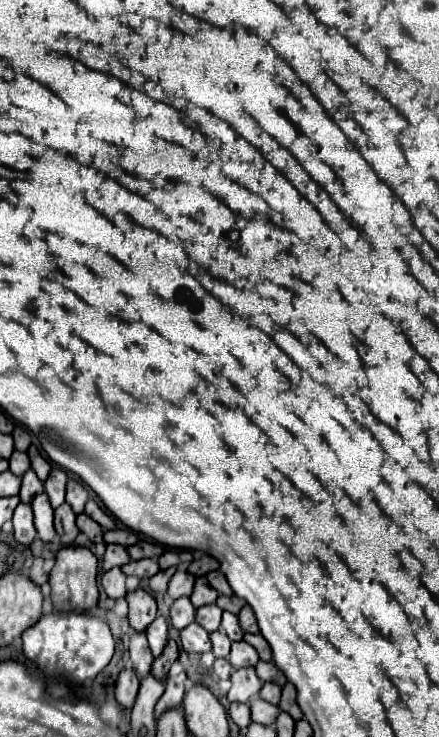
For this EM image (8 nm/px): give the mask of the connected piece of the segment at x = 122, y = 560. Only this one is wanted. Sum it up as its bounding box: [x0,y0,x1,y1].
[102,545,130,571]

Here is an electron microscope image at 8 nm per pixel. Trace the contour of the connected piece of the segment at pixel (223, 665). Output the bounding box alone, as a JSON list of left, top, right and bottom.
[214,659,232,679]

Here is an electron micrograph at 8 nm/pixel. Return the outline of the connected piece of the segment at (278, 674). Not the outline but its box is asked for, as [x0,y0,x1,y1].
[256,661,286,685]

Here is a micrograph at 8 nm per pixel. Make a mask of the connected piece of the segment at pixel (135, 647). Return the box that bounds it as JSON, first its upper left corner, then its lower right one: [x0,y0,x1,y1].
[130,633,154,677]

